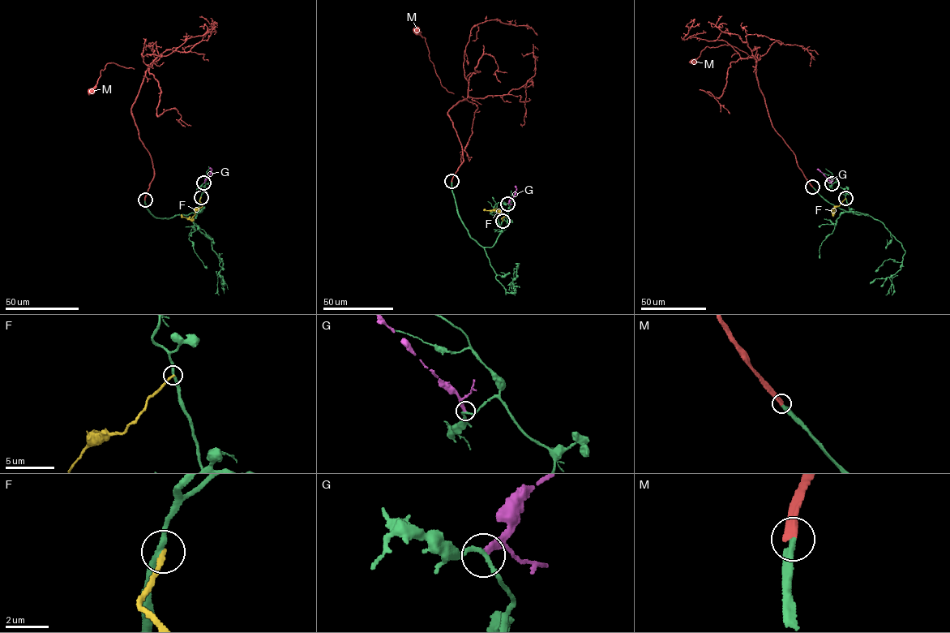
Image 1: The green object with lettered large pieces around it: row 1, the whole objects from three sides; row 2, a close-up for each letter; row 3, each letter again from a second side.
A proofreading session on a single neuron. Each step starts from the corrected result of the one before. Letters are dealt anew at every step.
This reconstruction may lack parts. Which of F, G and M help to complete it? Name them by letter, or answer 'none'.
M

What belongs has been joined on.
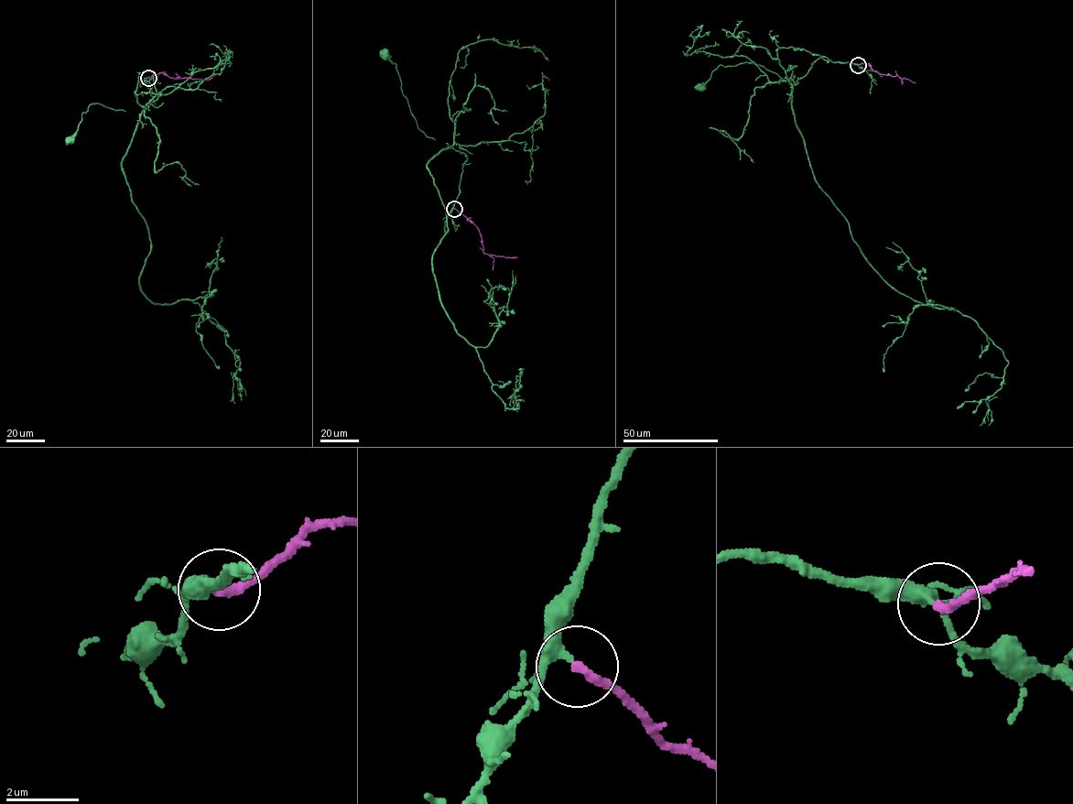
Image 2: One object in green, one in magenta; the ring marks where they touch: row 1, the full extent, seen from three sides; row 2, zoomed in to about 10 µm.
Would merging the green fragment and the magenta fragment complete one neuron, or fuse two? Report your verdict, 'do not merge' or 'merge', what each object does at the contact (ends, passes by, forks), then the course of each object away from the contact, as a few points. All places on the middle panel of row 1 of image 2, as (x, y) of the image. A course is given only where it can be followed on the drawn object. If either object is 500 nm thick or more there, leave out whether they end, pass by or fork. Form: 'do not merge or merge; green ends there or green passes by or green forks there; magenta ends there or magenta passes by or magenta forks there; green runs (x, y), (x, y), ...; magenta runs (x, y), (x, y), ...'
merge; green passes by; magenta ends there; green runs (454, 208), (467, 157), (420, 131), (402, 93), (395, 64), (384, 54); magenta runs (454, 209), (478, 229), (484, 253), (517, 257)

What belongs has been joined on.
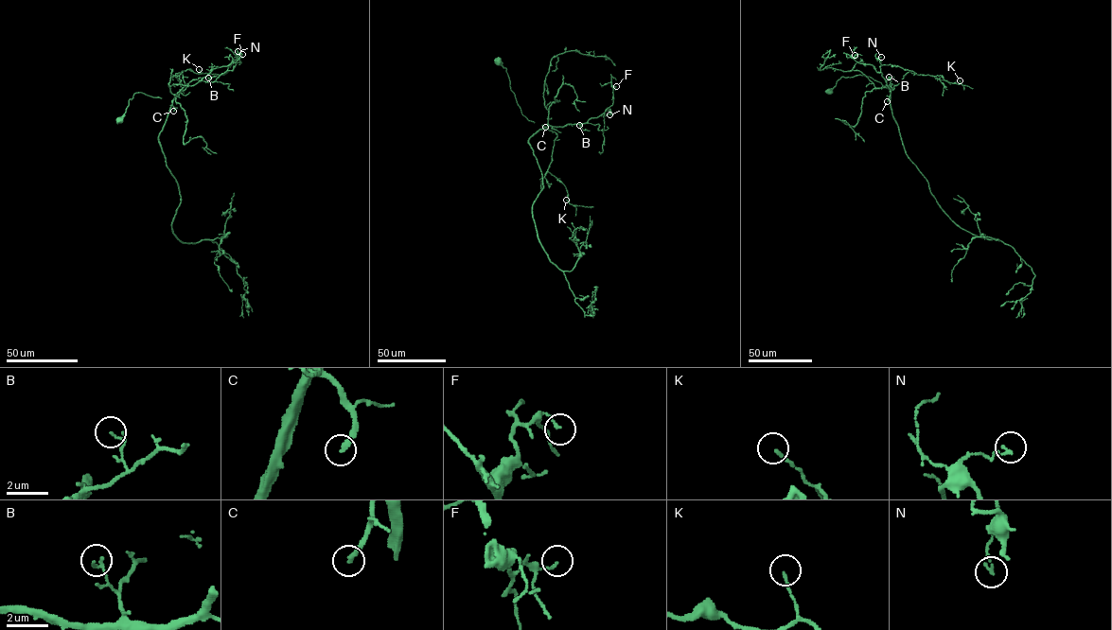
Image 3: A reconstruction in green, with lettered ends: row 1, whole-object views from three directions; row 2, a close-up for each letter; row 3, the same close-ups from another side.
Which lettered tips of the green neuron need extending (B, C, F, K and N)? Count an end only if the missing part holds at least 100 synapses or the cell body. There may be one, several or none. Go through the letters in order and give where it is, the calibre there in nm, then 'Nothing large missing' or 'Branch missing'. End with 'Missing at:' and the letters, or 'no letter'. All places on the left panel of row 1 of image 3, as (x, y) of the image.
B: Place: (208, 78). Thickness 120 nm. Nothing large missing
C: Place: (173, 111). Thickness 240 nm. Branch missing
F: Place: (242, 54). Thickness 90 nm. Nothing large missing
K: Place: (199, 69). Thickness 140 nm. Nothing large missing
N: Place: (238, 51). Thickness 170 nm. Nothing large missing
Missing at: C

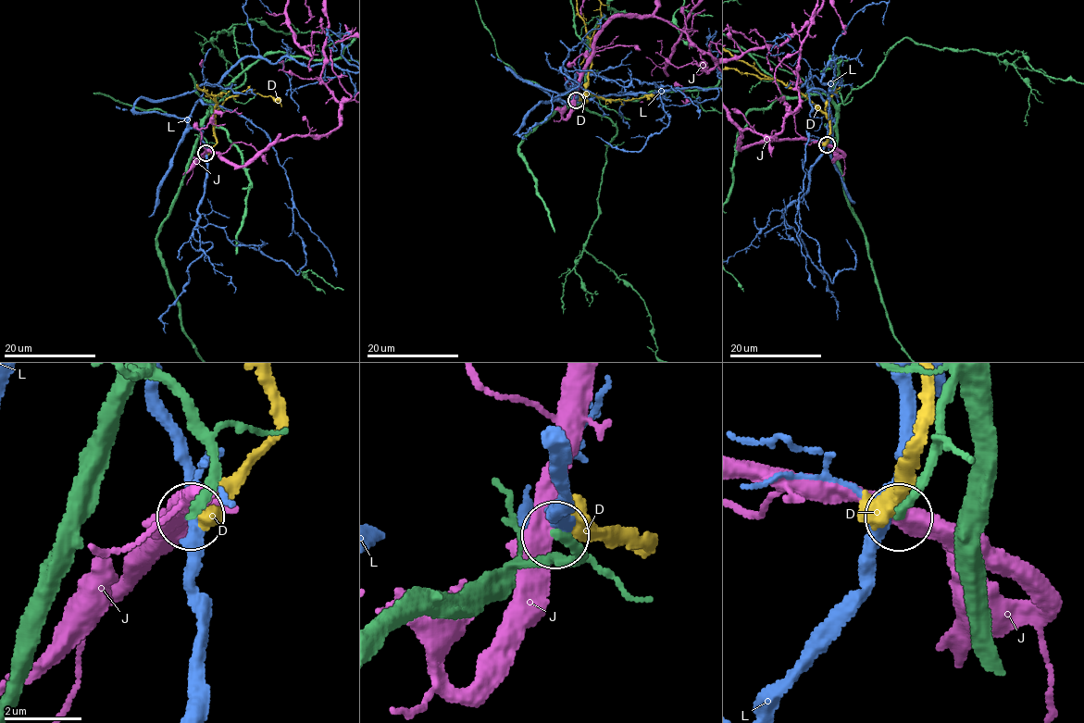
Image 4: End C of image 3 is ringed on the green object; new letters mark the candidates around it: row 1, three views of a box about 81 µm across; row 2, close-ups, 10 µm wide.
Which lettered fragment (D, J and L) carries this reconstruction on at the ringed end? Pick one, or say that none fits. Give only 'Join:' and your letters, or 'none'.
Join: none

